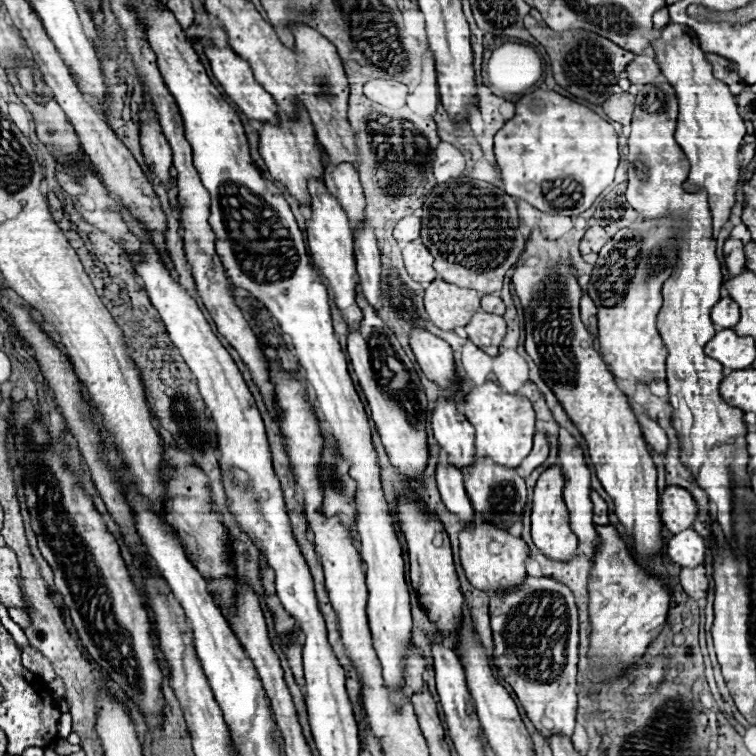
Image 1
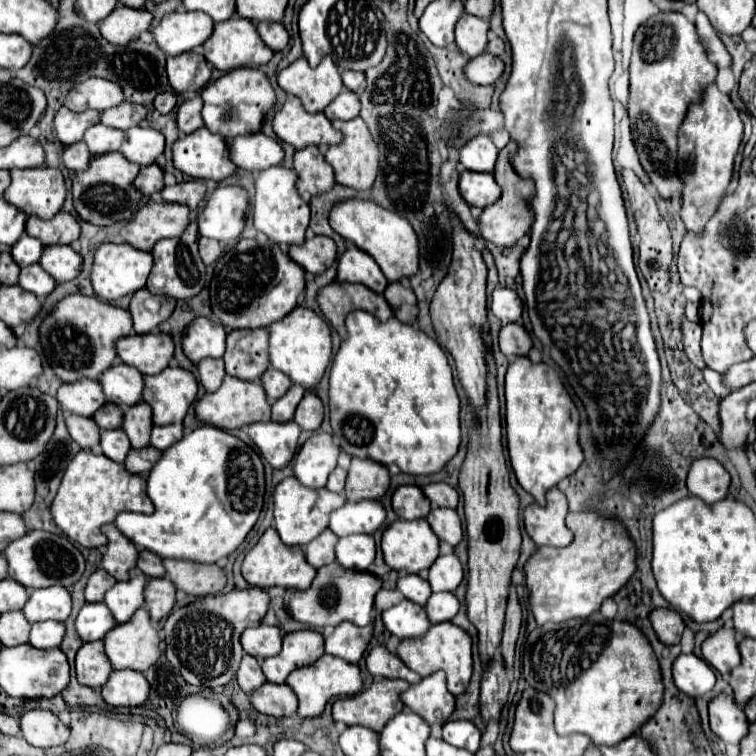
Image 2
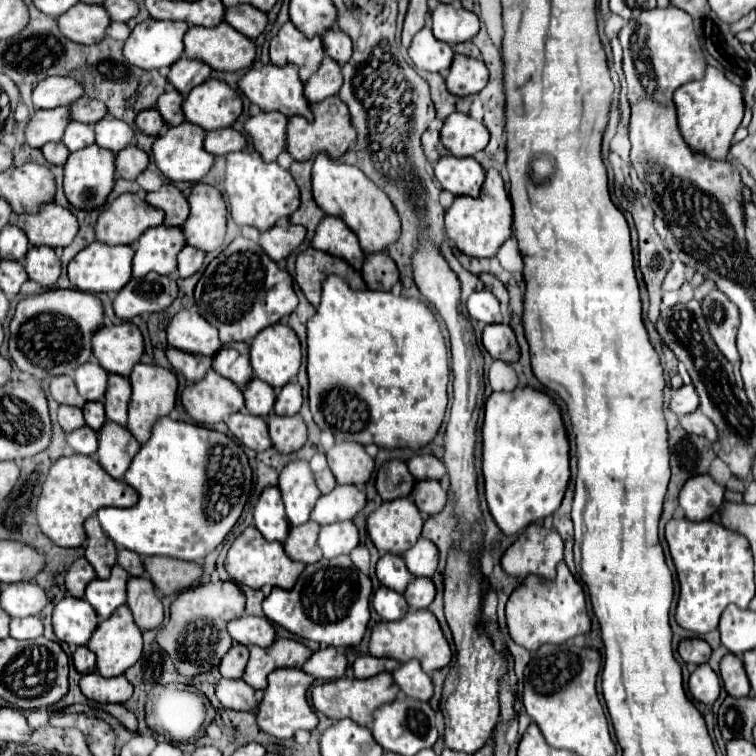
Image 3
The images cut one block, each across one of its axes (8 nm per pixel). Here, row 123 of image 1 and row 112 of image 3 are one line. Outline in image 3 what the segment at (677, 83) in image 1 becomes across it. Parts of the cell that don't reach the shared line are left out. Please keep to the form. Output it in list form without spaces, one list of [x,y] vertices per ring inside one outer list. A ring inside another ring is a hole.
[[[706,66],[706,74],[702,80],[688,82],[674,92],[674,104],[678,108],[678,126],[684,140],[700,152],[708,152],[710,158],[726,160],[726,152],[730,148],[732,136],[742,122],[744,116],[744,100],[738,86],[732,86],[720,70],[714,66]]]

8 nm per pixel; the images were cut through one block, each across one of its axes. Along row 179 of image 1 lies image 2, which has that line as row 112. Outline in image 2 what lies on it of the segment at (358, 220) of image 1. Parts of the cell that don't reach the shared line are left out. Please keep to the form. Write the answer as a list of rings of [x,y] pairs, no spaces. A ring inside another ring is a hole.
[[[346,88],[324,110],[324,114],[330,120],[334,120],[334,118],[352,120],[352,118],[358,116],[358,112],[360,112],[360,100],[352,90],[346,90]]]

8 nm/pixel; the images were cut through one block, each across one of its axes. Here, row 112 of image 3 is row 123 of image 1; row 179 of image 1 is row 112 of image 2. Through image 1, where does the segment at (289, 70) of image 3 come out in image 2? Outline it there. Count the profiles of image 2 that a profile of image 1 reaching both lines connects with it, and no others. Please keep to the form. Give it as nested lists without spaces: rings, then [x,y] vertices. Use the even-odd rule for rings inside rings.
[[[296,96],[288,98],[274,112],[272,128],[280,140],[292,144],[296,150],[300,150],[300,146],[310,144],[330,146],[340,142],[342,138],[340,130],[336,130],[322,112],[316,114],[306,112]]]

